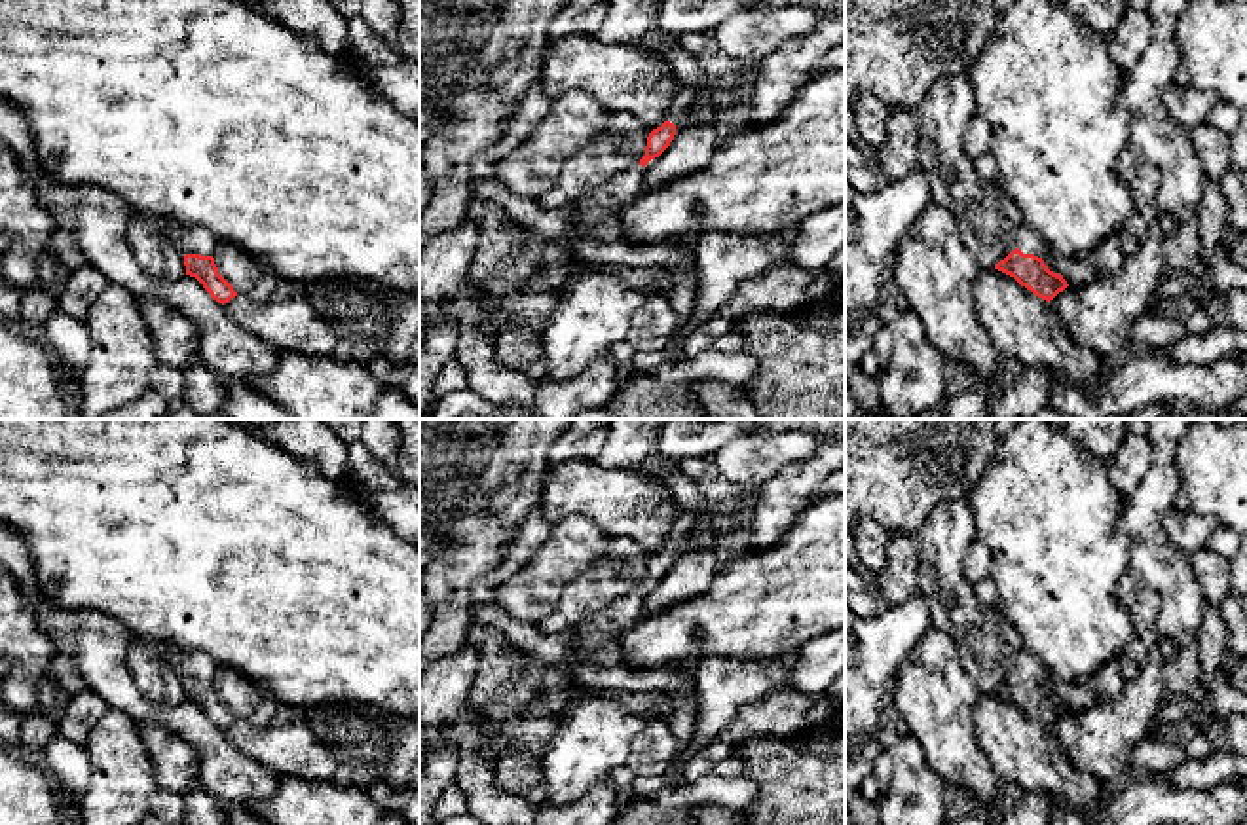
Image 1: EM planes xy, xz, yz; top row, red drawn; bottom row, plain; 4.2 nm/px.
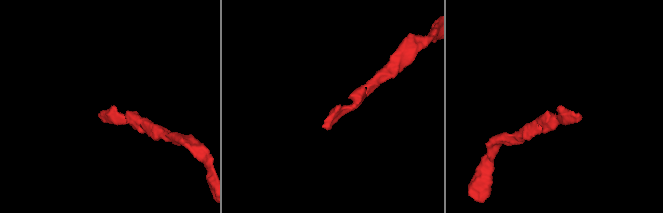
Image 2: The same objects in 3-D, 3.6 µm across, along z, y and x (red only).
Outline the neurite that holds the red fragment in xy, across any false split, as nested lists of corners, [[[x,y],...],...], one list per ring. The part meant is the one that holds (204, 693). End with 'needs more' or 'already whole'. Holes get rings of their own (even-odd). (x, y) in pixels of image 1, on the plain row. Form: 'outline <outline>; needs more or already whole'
outline [[[156,645],[152,656],[163,660],[184,681],[186,700],[195,702],[213,724],[224,730],[237,721],[233,711],[218,698],[213,683],[218,664],[209,654]]]; needs more

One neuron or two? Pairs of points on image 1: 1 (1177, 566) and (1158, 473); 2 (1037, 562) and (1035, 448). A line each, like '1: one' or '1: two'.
1: one
2: one

